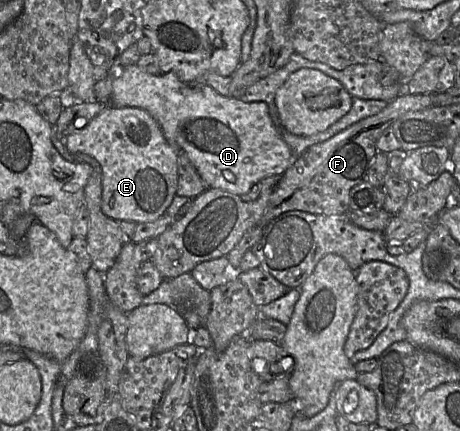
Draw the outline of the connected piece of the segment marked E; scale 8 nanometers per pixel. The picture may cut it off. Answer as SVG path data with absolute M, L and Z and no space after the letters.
M105 105L84 128L68 135L64 145L70 153L89 155L101 166L101 209L106 216L141 223L166 214L176 196L180 150L168 142L147 111Z

